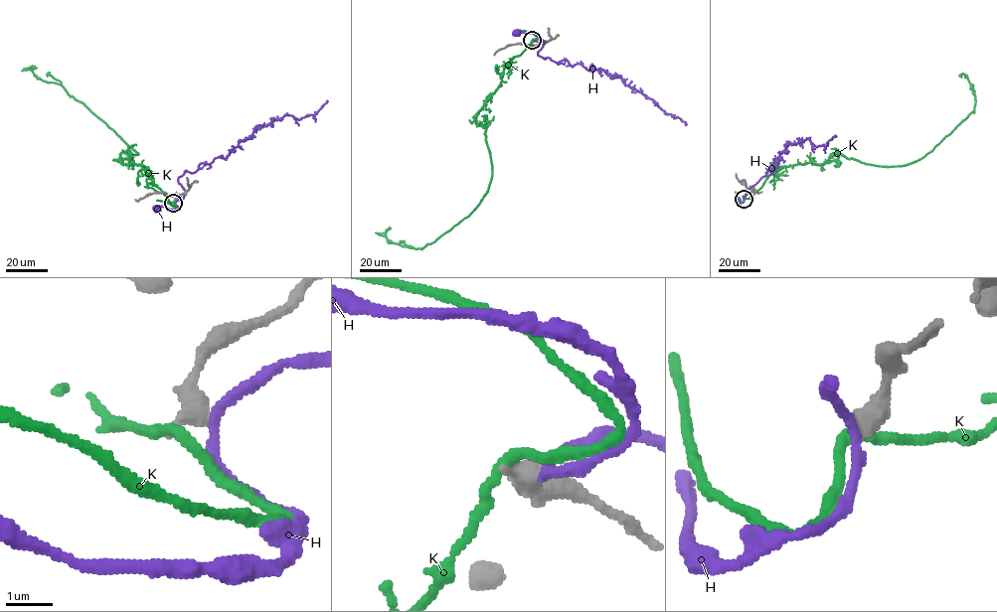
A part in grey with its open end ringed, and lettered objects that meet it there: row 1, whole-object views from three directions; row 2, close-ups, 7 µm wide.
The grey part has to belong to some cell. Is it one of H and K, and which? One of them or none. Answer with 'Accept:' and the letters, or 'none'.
Accept: none

